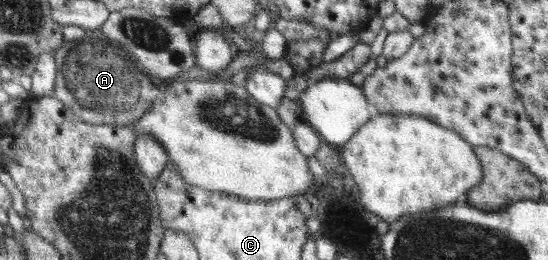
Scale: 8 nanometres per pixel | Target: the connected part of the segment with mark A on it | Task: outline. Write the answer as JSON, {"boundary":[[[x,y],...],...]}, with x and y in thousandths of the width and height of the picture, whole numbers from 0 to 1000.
{"boundary":[[[181,108],[159,115],[157,142],[119,154],[97,208],[106,281],[95,365],[113,385],[144,462],[157,473],[239,477],[303,365],[305,335],[288,350],[288,319],[281,319],[285,304],[276,300],[245,212]]]}

